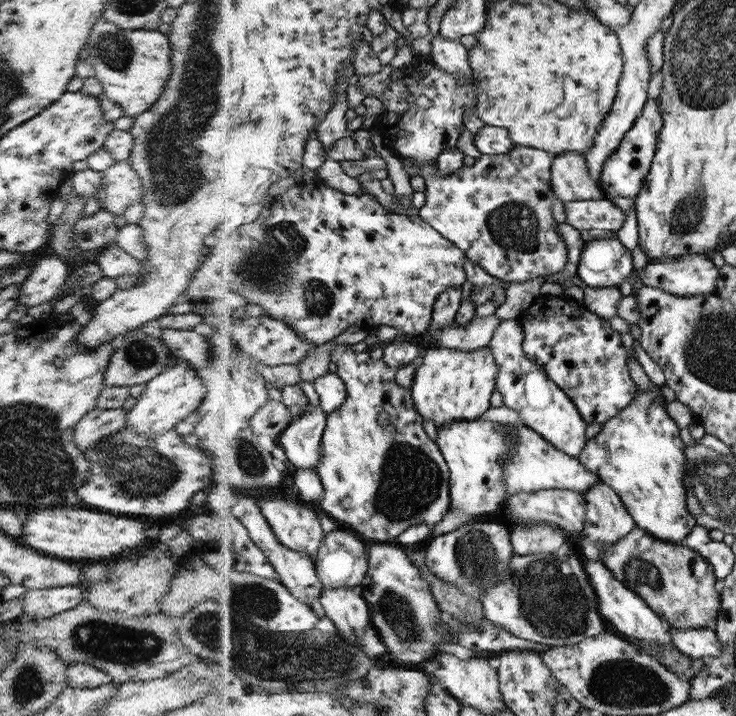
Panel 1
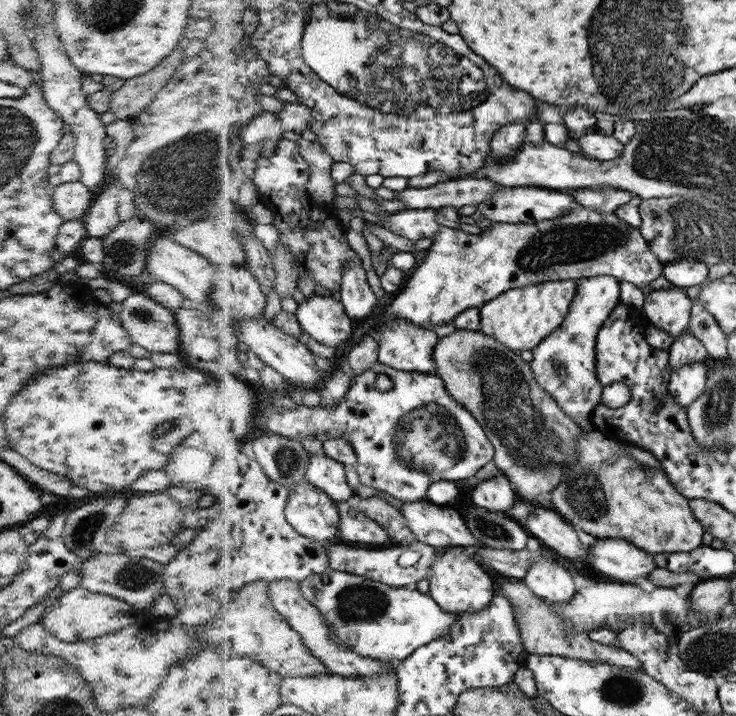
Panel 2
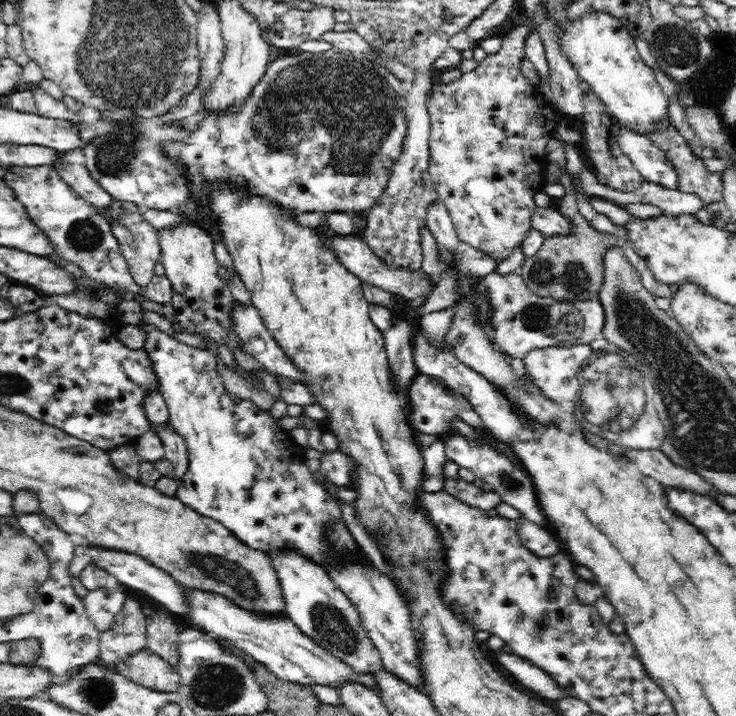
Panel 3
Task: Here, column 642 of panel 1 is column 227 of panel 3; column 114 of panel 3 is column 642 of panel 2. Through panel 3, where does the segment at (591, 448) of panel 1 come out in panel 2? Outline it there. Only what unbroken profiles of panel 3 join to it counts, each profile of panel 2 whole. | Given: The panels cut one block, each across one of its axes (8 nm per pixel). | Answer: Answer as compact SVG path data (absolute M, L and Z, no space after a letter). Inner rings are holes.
M671 287L669 290L653 290L645 297L640 310L645 324L668 331L677 339L689 328L692 305L686 289Z

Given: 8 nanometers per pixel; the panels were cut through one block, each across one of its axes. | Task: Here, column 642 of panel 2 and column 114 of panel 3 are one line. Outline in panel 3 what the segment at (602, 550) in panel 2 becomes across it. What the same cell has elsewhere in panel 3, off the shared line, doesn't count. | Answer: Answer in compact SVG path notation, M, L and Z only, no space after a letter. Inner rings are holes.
M99 550L92 562L112 574L123 588L129 587L135 591L140 590L146 596L150 596L152 600L156 600L166 612L175 613L176 616L182 618L187 617L187 604L185 604L185 598L183 598L184 586L170 577L169 573L153 566L151 562L146 562L144 558L140 558L136 554L114 552L114 550Z

